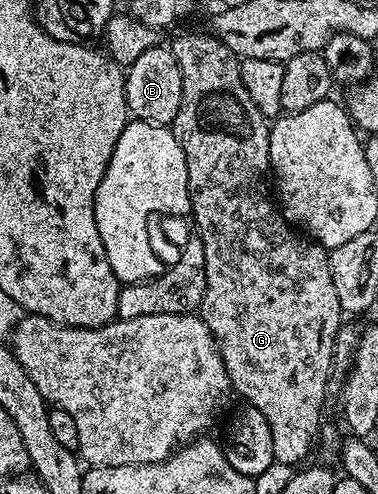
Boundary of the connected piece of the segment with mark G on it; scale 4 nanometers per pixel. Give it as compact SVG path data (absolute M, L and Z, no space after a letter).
M188 31L185 35L177 37L170 43L170 50L178 61L178 69L182 73L182 101L178 113L171 121L172 132L182 145L182 153L186 153L186 173L188 174L188 188L190 189L190 201L192 209L191 218L196 218L198 238L202 241L202 253L206 257L206 293L200 302L199 316L204 320L206 329L210 333L220 356L226 367L226 373L232 382L232 391L240 394L243 402L254 409L258 409L266 422L270 425L271 436L274 443L274 459L277 464L300 463L308 455L312 447L312 434L320 427L320 414L324 411L324 397L328 393L328 378L334 372L334 356L332 350L336 344L336 335L342 326L342 312L338 305L338 293L334 293L334 277L330 273L330 261L328 260L329 248L323 247L305 237L293 224L284 218L278 210L277 204L268 196L268 183L264 178L269 178L270 164L268 154L270 153L270 141L268 132L270 130L269 120L250 101L250 93L246 93L246 85L242 85L240 76L240 59L233 51L226 49L222 41L218 41L211 33L203 35L200 31Z

